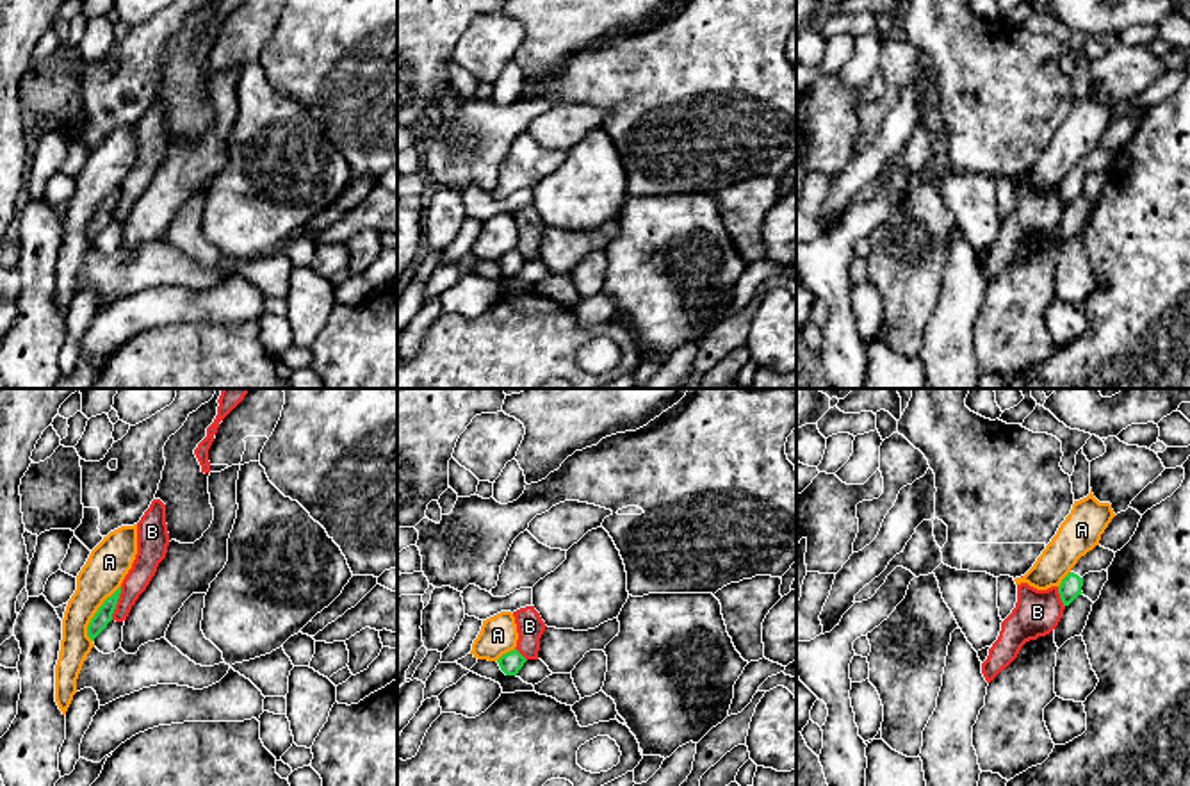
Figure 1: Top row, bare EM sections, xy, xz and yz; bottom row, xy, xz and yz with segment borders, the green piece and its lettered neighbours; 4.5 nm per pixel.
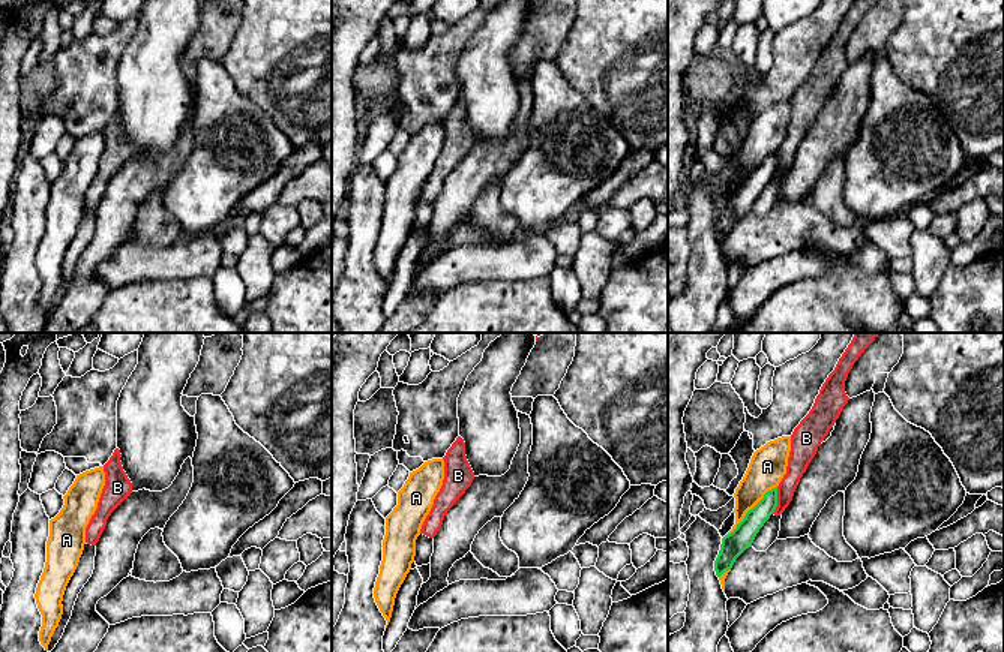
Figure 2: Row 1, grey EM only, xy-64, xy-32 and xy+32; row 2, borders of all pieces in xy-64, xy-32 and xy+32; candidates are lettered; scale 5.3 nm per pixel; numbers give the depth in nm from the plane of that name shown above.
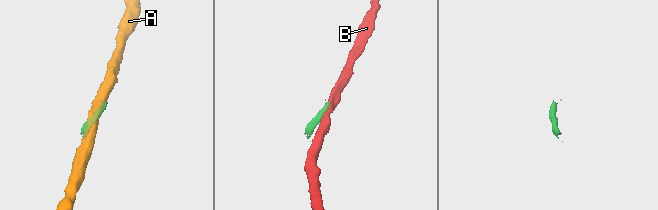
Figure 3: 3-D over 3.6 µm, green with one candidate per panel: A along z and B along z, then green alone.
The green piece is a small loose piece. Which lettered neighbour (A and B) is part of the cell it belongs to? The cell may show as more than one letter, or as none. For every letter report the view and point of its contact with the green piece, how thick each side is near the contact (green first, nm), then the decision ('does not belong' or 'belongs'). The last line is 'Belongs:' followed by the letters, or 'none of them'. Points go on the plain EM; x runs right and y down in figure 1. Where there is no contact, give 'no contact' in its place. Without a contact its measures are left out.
A: contact xy (95, 214); calibres 80 and 190 nm; does not belong
B: contact xy (116, 204); calibres 80 and 110 nm; does not belong
Belongs: none of them

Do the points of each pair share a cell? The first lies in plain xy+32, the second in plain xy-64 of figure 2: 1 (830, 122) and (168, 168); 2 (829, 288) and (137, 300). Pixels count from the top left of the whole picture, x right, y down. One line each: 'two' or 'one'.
1: one
2: one

